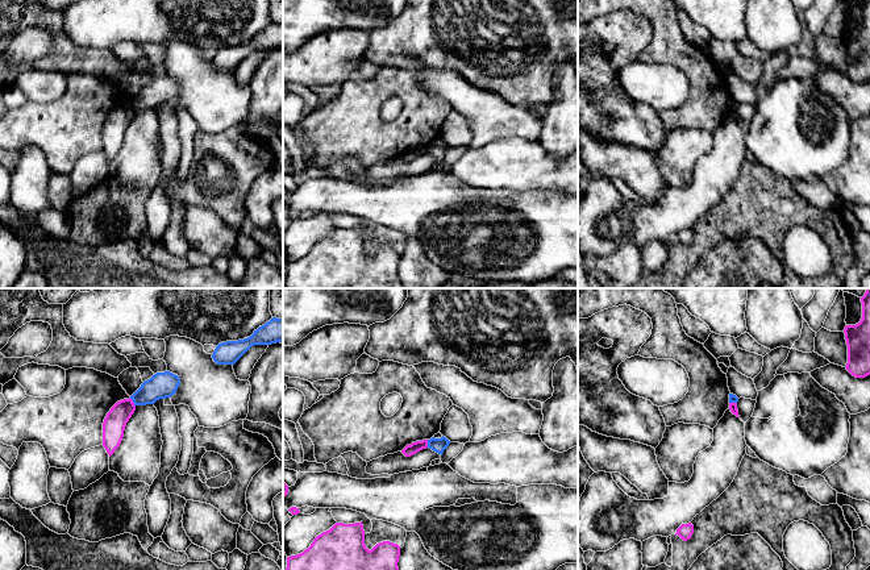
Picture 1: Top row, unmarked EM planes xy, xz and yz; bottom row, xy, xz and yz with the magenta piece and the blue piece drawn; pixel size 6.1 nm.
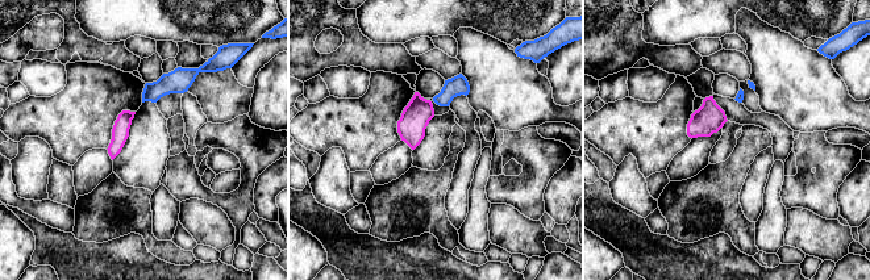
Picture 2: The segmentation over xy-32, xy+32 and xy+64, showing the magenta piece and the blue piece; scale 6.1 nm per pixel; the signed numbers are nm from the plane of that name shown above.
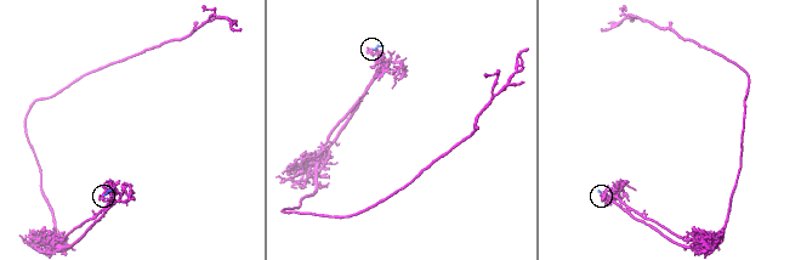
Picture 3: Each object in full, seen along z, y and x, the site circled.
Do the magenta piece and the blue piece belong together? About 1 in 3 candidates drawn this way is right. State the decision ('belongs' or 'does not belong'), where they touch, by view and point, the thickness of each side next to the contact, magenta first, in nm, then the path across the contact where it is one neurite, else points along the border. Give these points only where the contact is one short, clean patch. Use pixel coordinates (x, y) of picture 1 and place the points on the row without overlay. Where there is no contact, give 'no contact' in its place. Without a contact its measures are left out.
does not belong | xy (132, 107) | 140/160 nm | along xy (129, 103), (134, 111)

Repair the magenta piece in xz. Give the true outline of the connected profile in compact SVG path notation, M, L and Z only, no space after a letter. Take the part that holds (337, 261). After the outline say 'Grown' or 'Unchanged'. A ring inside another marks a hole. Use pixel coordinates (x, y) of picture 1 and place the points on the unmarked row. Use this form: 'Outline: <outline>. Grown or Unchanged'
Outline: M362 226L336 228L303 258L287 262L284 288L403 288L399 262L400 251L390 246L369 255Z. Unchanged

